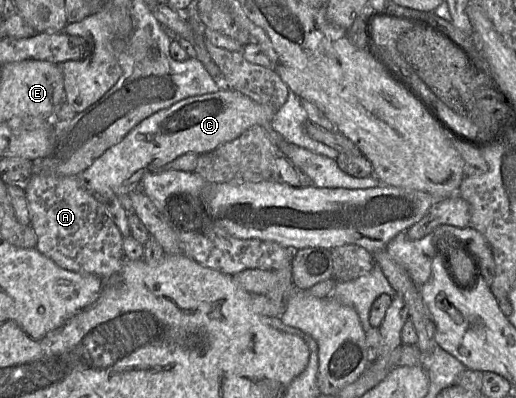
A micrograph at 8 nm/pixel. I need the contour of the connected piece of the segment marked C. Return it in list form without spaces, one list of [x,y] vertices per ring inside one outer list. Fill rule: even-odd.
[[[223,87],[214,93],[182,99],[141,121],[119,143],[95,159],[78,175],[78,179],[93,194],[113,193],[117,197],[125,197],[139,190],[140,182],[149,170],[184,154],[210,152],[236,139],[253,125],[268,125],[276,112],[270,106]]]

